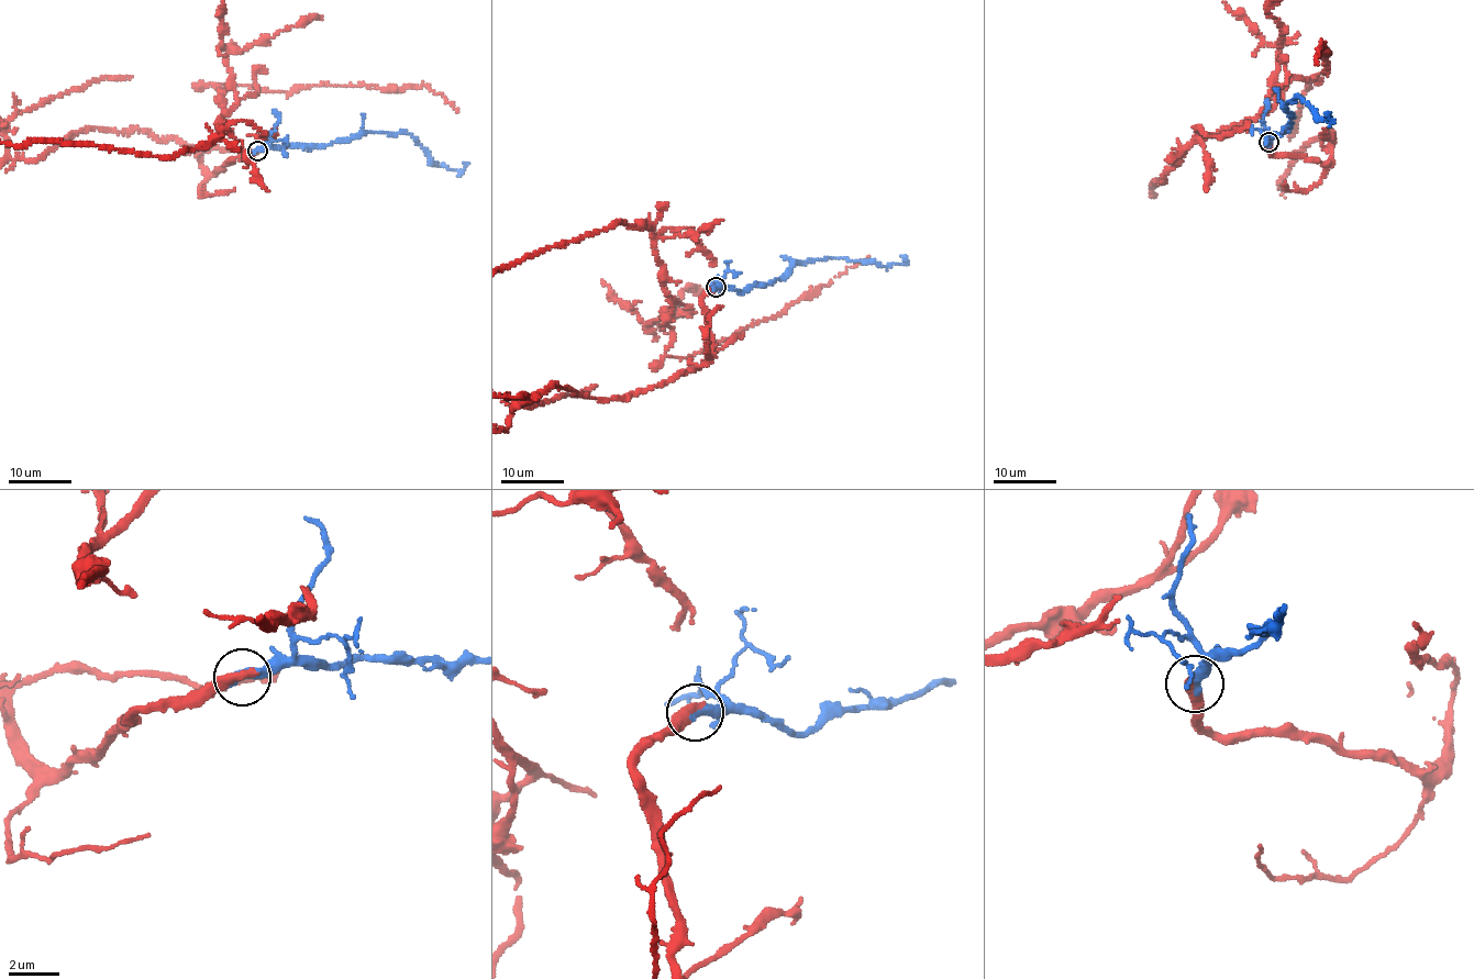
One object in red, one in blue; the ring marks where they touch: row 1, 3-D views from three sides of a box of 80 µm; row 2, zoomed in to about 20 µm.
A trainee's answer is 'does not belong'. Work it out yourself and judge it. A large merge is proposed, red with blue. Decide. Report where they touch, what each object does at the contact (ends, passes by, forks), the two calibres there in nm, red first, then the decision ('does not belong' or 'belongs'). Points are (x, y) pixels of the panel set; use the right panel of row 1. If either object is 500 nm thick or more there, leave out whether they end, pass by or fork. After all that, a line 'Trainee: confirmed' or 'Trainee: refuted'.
place (1269, 142); red ends; blue ends; calibres 440 and 460 nm; belongs
Trainee: refuted

